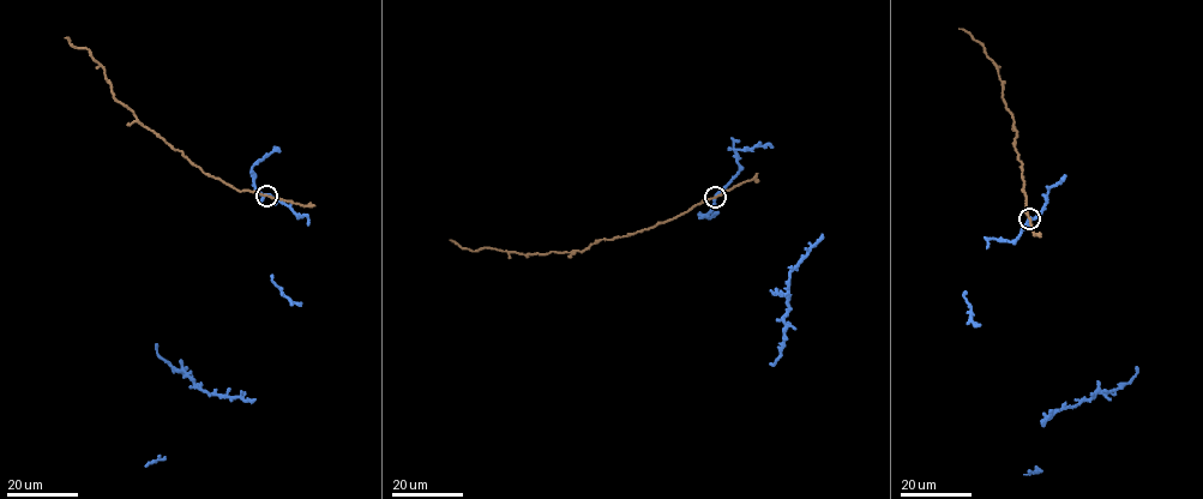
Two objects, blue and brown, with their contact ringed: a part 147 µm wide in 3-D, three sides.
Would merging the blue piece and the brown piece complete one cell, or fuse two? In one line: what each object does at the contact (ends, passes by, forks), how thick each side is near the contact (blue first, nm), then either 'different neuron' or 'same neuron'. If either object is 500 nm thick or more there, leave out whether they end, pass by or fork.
blue passes by; brown passes by; calibres 280 and 150 nm; same neuron

